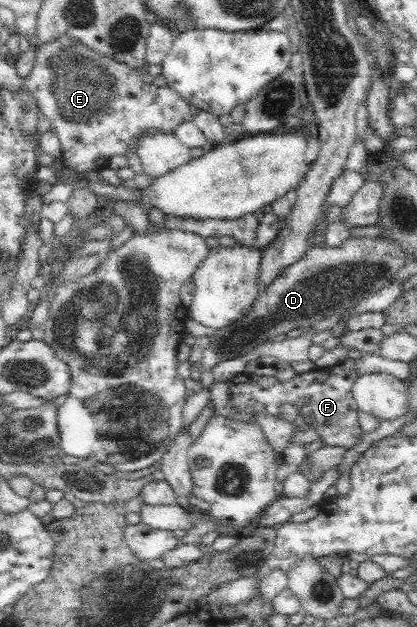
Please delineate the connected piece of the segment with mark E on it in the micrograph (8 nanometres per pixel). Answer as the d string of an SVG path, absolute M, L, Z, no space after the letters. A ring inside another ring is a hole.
M66 35L37 48L33 69L23 81L23 87L33 94L41 116L50 121L49 130L59 138L64 168L76 172L81 182L84 172L100 171L108 165L112 156L126 155L132 140L136 144L143 135L154 131L170 134L179 124L192 120L188 101L172 88L164 84L147 84L140 76L135 68L130 68L126 63L95 53Z

